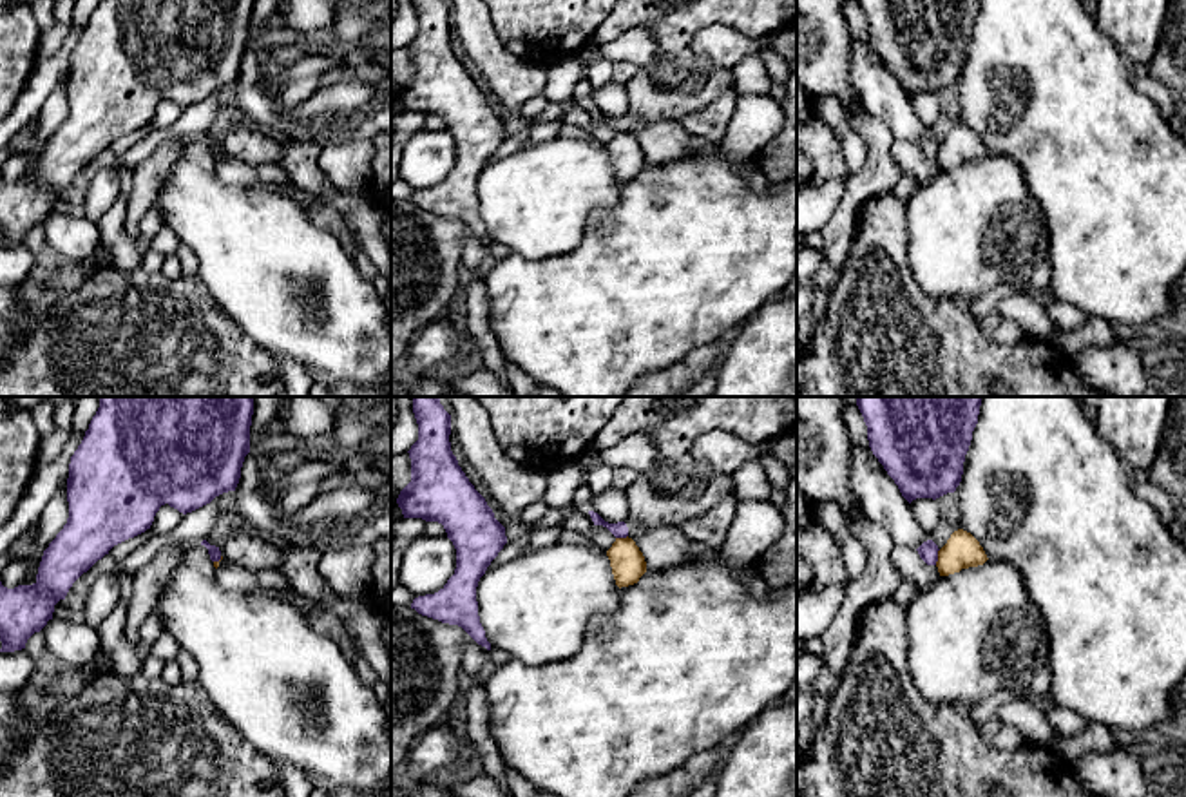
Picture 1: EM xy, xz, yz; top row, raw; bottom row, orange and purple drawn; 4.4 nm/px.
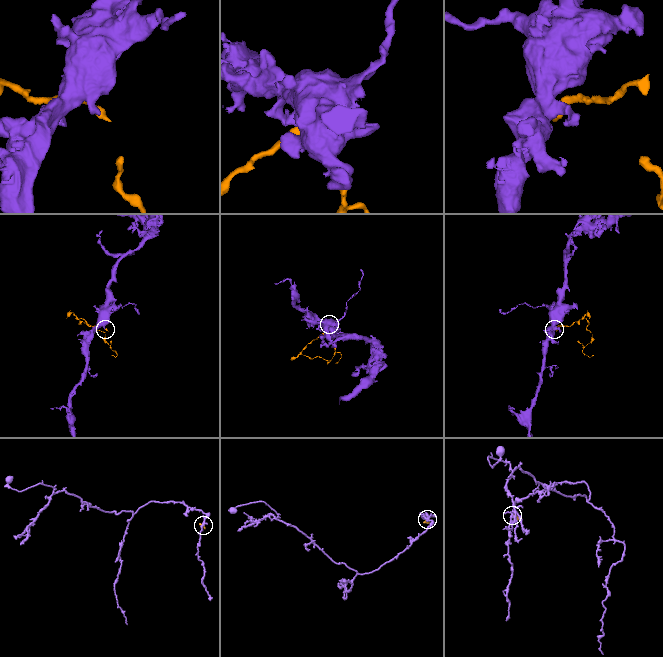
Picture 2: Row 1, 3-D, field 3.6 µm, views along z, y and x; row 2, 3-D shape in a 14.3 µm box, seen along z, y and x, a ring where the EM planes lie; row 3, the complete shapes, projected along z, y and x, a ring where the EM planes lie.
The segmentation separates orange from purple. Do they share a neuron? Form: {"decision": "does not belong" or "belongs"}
{"decision": "does not belong"}

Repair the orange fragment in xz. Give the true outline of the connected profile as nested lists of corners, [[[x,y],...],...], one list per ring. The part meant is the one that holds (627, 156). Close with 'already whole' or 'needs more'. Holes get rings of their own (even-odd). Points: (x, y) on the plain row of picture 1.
[[[616,132],[612,141],[607,145],[610,154],[616,179],[628,181],[639,176],[646,167],[646,156],[639,141],[632,132]]]; already whole

